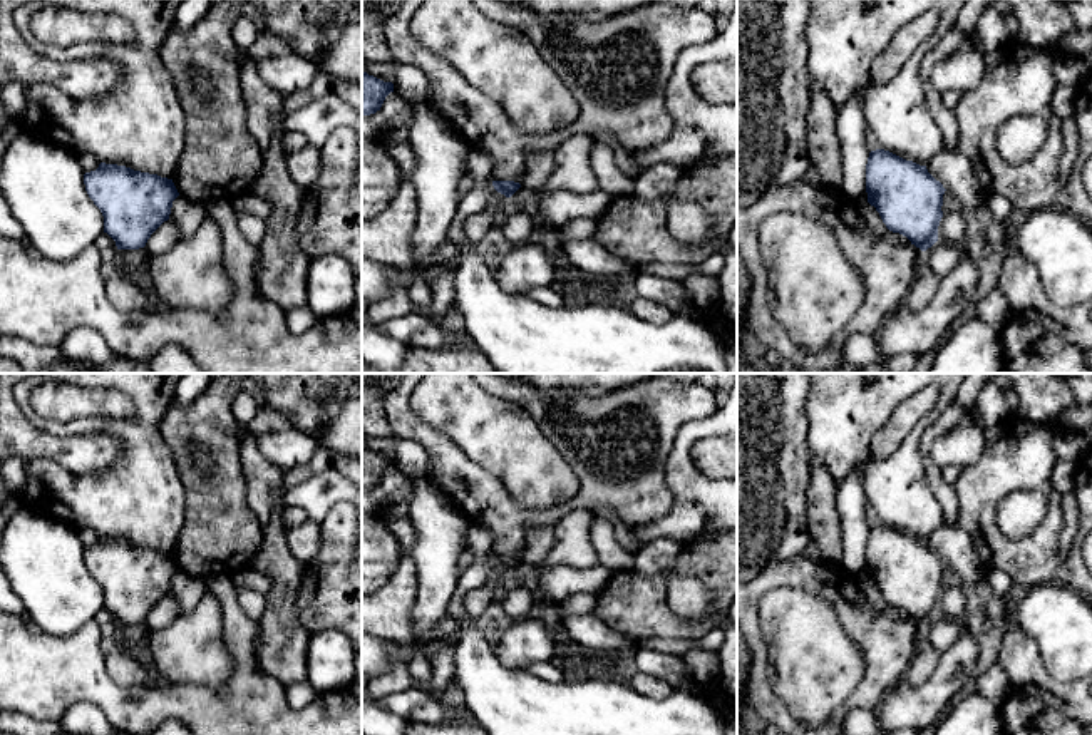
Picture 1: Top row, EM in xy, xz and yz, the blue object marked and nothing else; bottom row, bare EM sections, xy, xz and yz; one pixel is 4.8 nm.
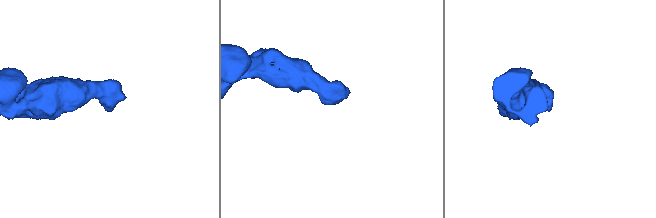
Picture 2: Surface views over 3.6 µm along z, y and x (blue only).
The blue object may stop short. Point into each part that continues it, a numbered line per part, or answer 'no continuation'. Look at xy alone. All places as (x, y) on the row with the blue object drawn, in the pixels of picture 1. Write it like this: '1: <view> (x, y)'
no continuation

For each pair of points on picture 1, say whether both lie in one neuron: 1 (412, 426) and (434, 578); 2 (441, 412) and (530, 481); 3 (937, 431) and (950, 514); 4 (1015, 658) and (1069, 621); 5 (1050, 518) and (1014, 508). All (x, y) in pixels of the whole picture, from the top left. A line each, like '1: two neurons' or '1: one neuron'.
1: two neurons
2: one neuron
3: one neuron
4: two neurons
5: two neurons

